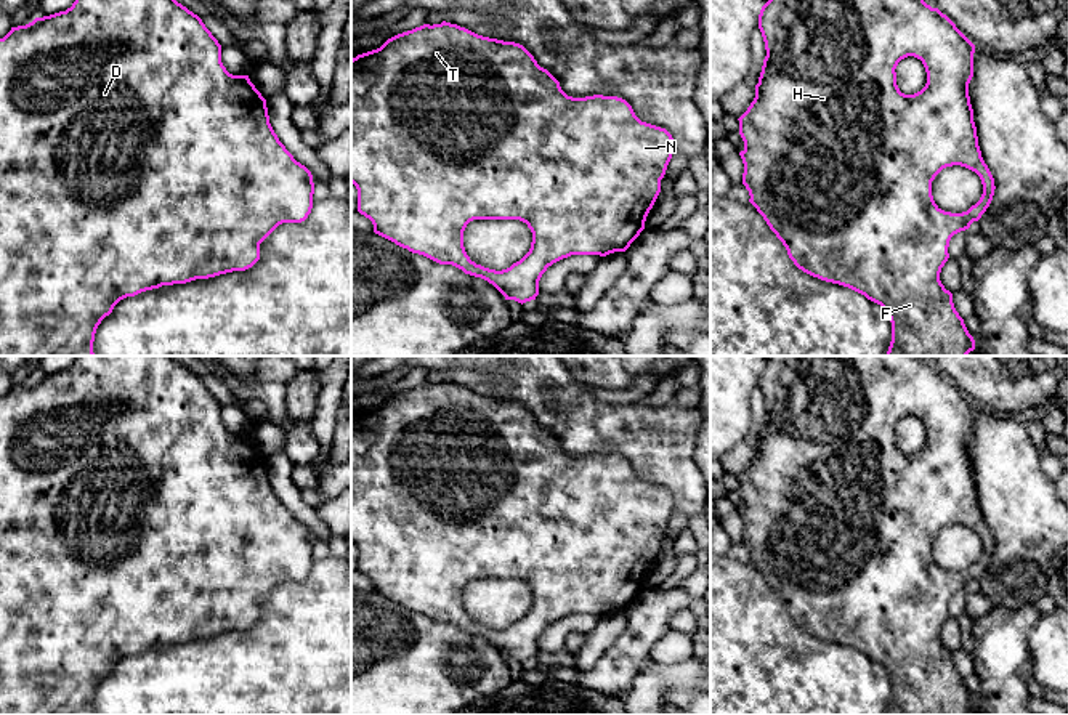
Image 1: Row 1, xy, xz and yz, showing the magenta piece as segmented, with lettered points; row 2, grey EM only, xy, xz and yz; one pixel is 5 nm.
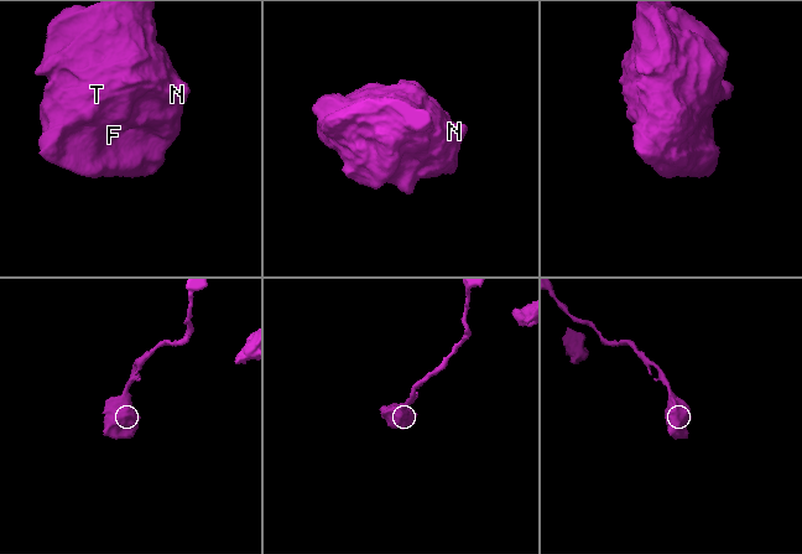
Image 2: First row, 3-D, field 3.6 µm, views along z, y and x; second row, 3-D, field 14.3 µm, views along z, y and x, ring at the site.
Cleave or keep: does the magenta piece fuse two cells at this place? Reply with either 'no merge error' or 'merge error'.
no merge error

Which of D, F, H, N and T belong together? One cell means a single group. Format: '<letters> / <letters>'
D F H N T

